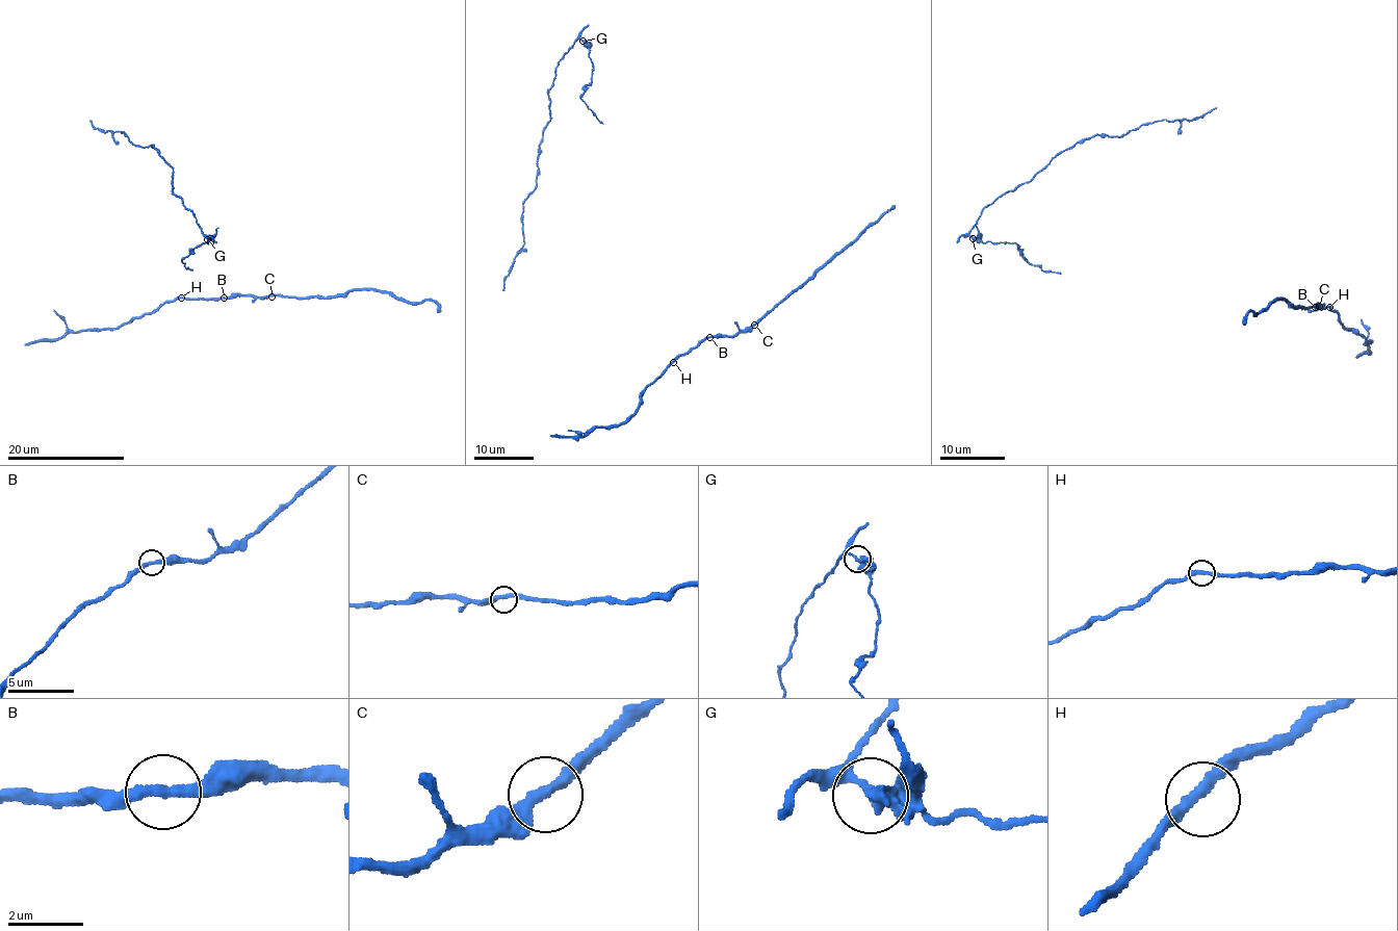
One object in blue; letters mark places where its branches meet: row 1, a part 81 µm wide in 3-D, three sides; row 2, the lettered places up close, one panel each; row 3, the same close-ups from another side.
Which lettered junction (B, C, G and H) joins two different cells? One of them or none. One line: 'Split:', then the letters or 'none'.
Split: G

